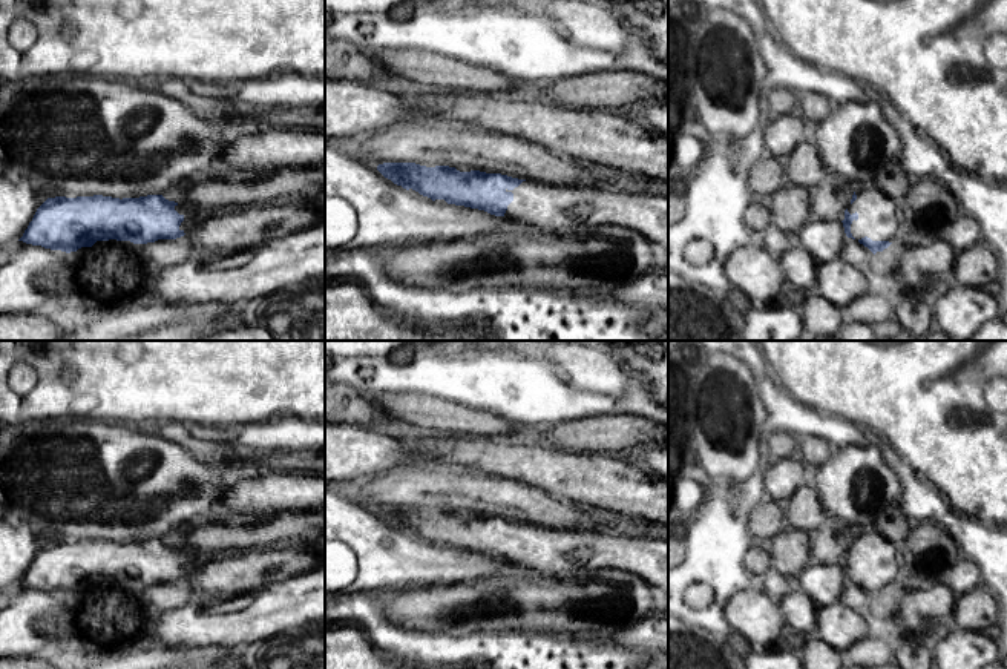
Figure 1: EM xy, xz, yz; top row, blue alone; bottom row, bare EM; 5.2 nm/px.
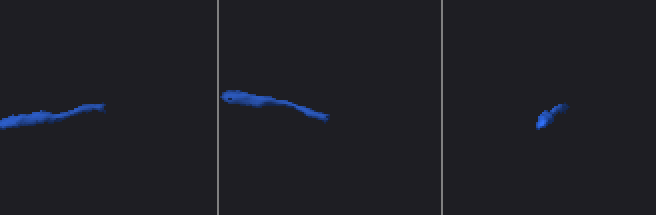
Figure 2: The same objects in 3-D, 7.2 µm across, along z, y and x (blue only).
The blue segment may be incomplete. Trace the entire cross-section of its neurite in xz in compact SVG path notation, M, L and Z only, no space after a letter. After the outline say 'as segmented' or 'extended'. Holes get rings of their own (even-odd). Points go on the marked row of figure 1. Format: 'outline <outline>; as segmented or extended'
outline M383 163L377 170L394 184L415 190L423 196L444 199L448 204L484 210L529 224L535 230L573 233L601 226L636 230L662 253L668 253L668 198L645 192L608 190L598 187L553 186L526 181L501 173L480 170L460 172L449 166L426 167L415 163Z; extended

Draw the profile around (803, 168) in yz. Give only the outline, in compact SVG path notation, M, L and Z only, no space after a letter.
M809 137L797 144L782 163L785 183L799 187L814 189L828 176L828 167Z

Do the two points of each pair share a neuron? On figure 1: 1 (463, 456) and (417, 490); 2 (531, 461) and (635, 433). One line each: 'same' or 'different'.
1: different
2: different

